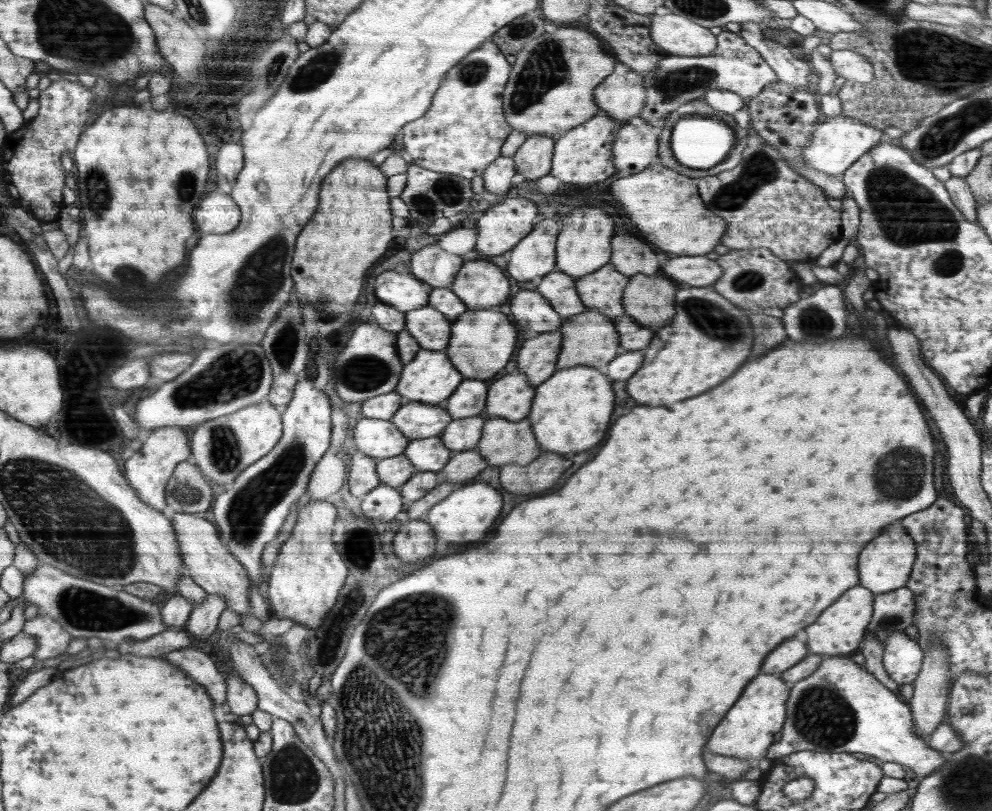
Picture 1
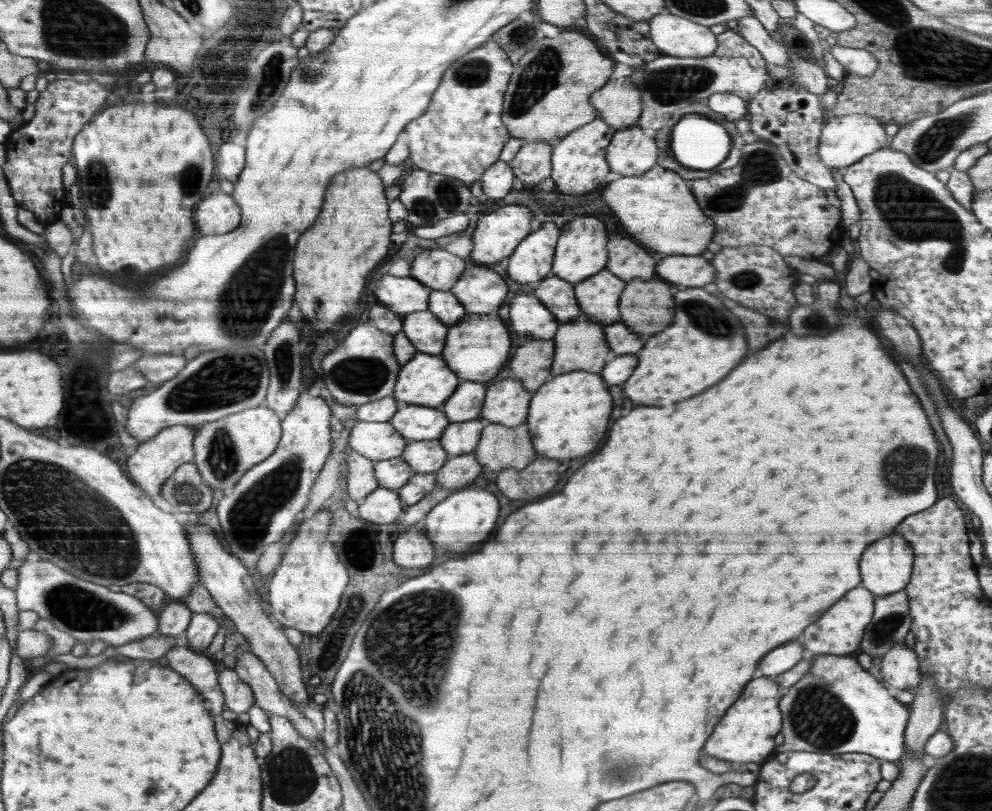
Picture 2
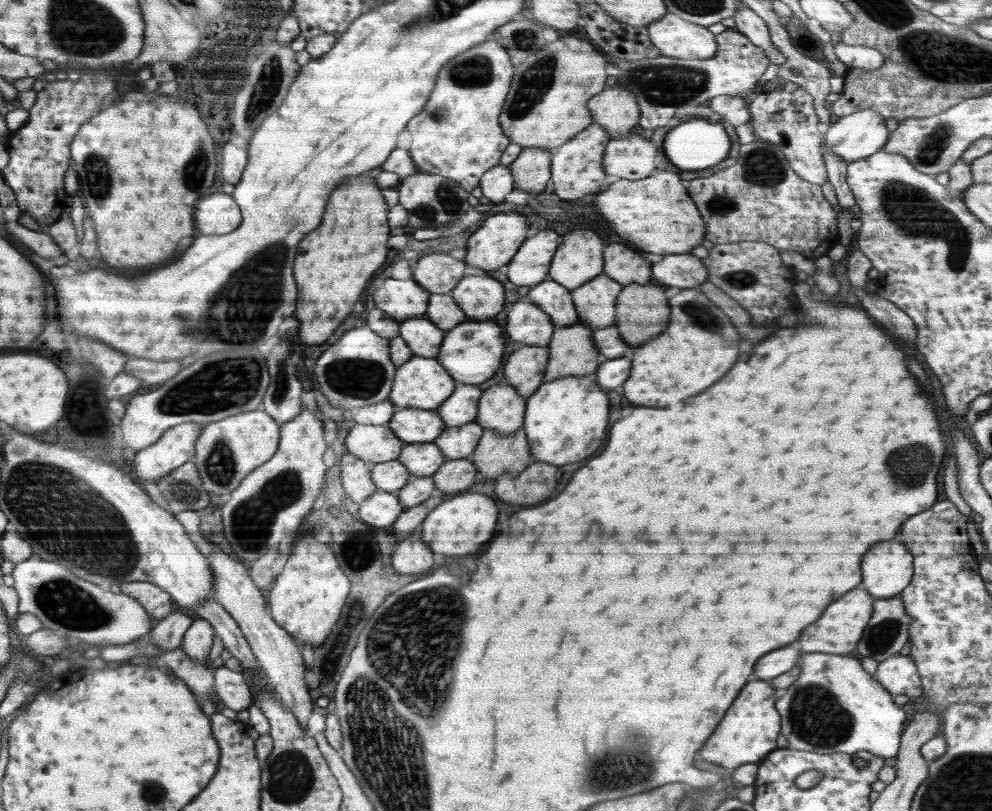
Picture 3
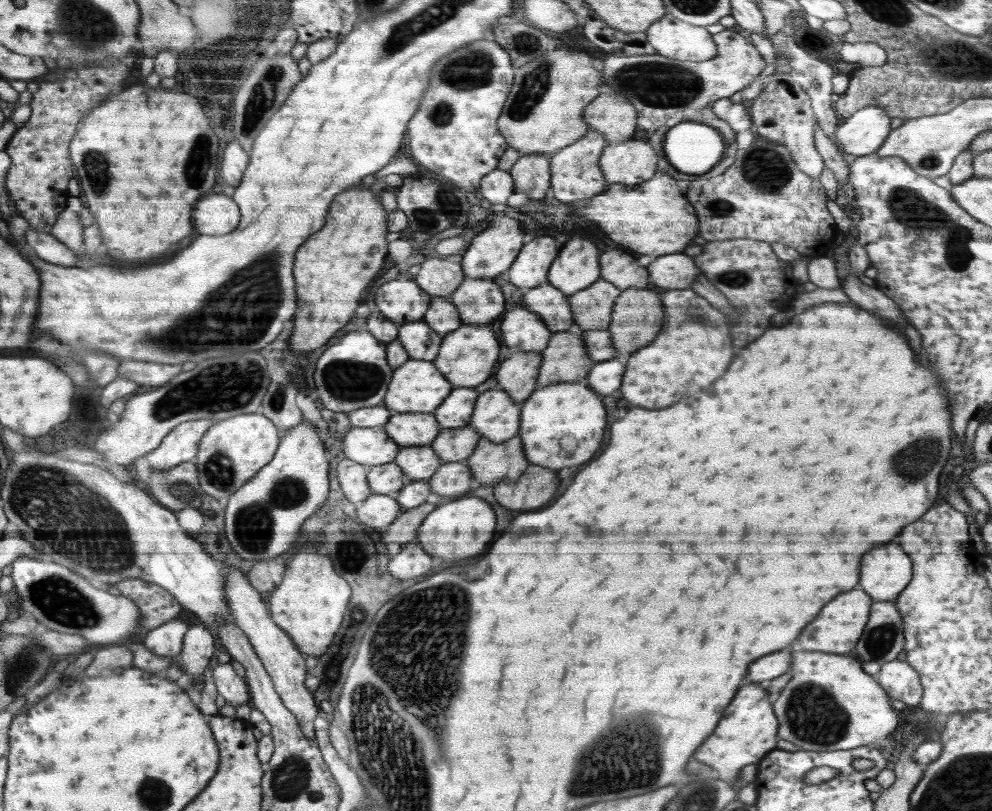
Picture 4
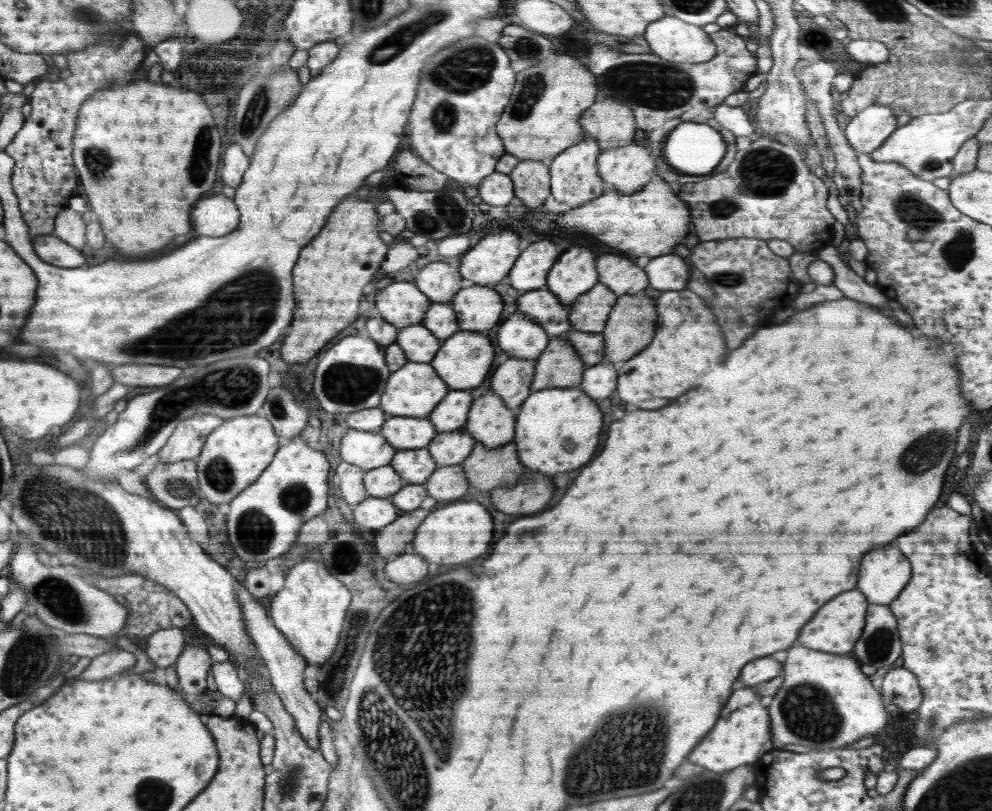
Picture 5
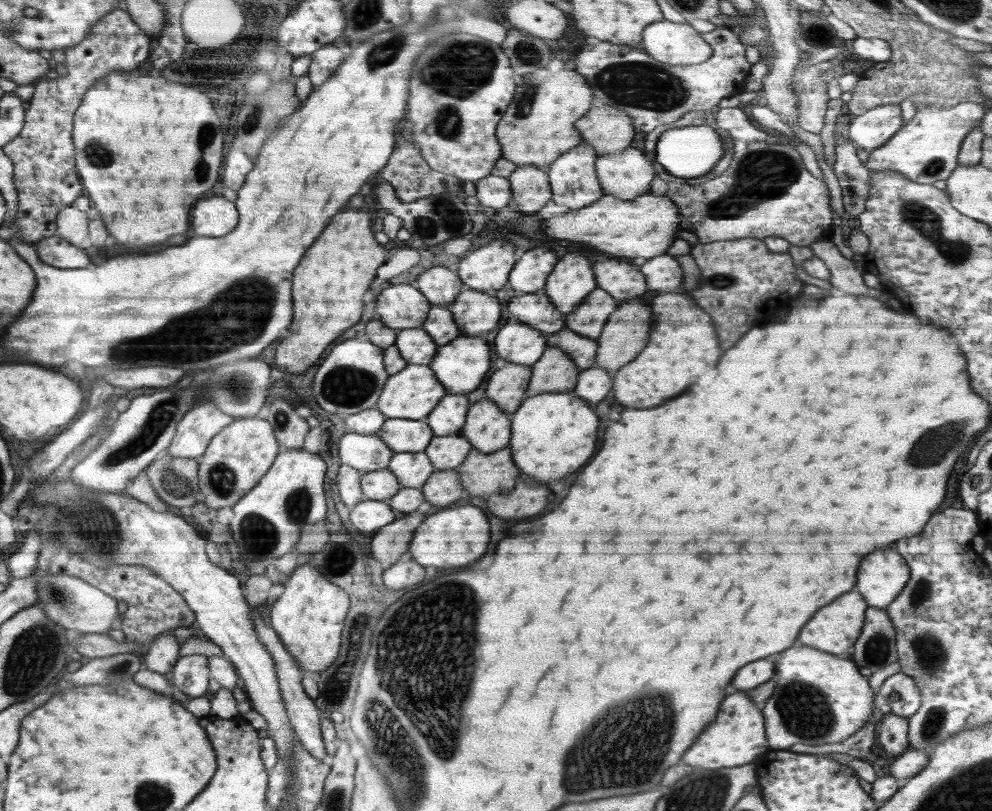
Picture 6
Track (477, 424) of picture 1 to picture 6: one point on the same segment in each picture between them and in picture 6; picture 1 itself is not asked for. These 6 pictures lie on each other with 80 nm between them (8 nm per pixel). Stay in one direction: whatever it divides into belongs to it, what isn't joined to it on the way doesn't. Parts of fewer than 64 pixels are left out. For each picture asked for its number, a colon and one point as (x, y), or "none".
2: (459, 438)
3: (459, 442)
4: (453, 445)
5: (447, 448)
6: (445, 452)

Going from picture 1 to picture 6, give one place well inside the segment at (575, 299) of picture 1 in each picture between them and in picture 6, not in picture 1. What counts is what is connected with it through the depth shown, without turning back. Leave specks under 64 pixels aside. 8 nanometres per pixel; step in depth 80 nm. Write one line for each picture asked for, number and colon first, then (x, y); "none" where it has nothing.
2: (557, 295)
3: (555, 300)
4: (550, 304)
5: (541, 306)
6: (535, 309)

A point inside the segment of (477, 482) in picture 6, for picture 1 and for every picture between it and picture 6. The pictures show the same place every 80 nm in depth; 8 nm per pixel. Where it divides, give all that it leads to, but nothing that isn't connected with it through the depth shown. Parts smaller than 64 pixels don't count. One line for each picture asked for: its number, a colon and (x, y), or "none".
1: (502, 442)
2: (500, 447)
3: (495, 454)
4: (490, 463)
5: (485, 468)

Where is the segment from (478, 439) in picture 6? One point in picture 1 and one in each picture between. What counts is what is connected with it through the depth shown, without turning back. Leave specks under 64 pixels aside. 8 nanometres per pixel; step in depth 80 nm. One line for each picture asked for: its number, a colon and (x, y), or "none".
1: (510, 397)
2: (506, 402)
3: (500, 408)
4: (496, 416)
5: (489, 422)

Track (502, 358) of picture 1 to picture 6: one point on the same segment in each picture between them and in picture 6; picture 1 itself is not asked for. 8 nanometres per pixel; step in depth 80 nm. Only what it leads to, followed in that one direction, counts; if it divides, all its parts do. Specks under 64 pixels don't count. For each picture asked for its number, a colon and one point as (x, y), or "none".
2: (476, 348)
3: (471, 352)
4: (466, 357)
5: (463, 360)
6: (460, 366)

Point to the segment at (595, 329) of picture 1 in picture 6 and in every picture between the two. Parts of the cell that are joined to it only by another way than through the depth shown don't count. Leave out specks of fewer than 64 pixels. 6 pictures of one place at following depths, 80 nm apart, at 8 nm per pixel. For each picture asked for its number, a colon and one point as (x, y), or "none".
2: (579, 345)
3: (572, 352)
4: (565, 359)
5: (559, 366)
6: (553, 372)

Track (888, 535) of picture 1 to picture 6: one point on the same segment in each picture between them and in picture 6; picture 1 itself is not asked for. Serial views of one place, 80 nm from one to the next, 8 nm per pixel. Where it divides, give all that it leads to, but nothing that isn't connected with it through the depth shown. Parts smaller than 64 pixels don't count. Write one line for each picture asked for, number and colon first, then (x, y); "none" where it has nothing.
2: (886, 567)
3: (887, 569)
4: (885, 571)
5: (881, 578)
6: (882, 575)

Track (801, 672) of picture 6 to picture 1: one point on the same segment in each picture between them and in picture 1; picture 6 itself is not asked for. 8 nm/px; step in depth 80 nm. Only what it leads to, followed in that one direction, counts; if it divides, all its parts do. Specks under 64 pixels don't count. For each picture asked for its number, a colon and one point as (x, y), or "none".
1: (841, 708)
2: (839, 707)
3: (835, 705)
4: (831, 703)
5: (825, 702)

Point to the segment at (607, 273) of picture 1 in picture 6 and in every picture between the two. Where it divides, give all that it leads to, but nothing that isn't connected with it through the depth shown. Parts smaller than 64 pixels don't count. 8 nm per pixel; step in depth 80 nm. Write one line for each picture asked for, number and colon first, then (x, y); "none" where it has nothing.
2: (598, 296)
3: (595, 301)
4: (592, 307)
5: (588, 313)
6: (589, 317)

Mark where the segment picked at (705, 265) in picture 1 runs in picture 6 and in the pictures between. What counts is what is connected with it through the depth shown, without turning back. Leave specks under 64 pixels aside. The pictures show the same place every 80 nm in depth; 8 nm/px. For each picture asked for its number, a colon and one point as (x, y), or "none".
2: (692, 271)
3: (684, 271)
4: (674, 271)
5: (667, 273)
6: (663, 272)

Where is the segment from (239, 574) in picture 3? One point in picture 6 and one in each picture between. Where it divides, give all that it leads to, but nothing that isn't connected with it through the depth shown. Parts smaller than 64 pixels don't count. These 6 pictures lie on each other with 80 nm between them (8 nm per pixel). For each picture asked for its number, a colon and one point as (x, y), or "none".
4: (273, 645)
5: (284, 664)
6: (306, 718)

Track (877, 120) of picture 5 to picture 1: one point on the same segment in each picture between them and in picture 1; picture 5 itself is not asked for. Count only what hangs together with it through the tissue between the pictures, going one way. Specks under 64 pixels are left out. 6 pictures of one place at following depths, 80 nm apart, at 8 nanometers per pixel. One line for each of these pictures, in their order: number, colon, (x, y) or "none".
1: (838, 142)
2: (844, 140)
3: (859, 135)
4: (861, 134)

